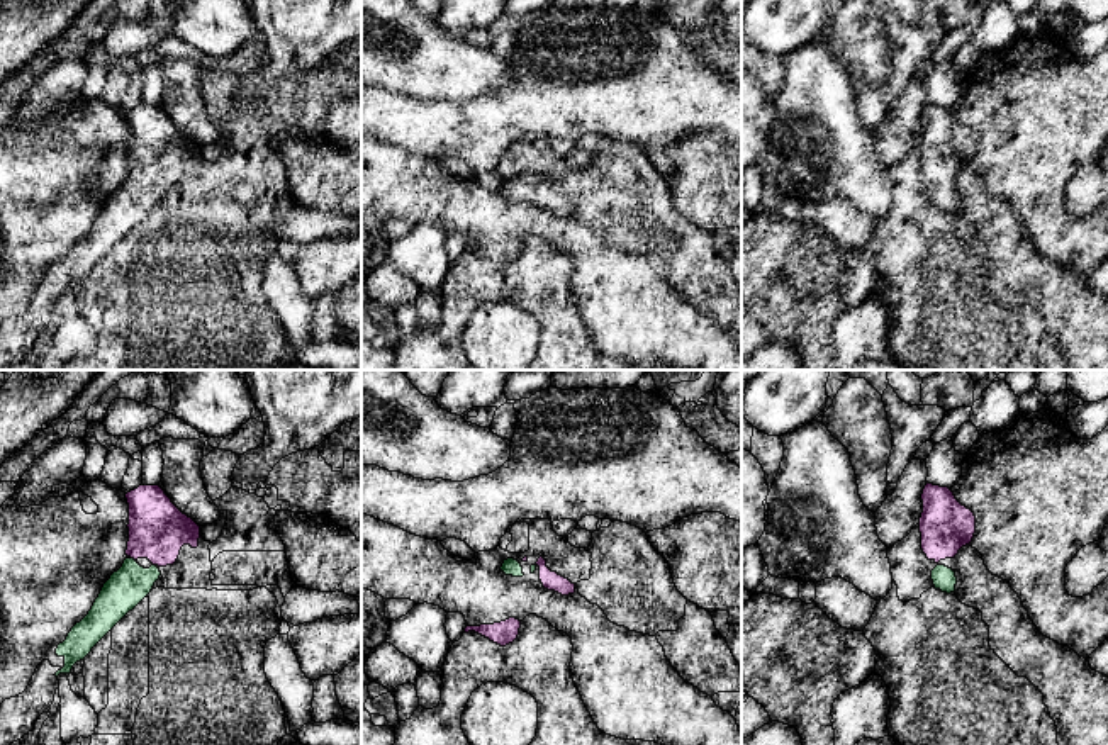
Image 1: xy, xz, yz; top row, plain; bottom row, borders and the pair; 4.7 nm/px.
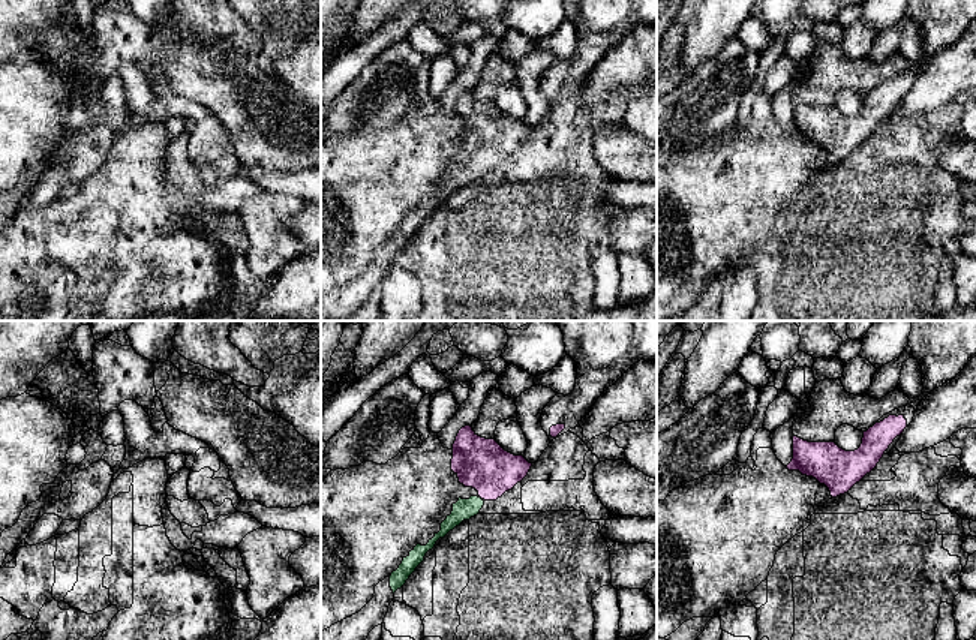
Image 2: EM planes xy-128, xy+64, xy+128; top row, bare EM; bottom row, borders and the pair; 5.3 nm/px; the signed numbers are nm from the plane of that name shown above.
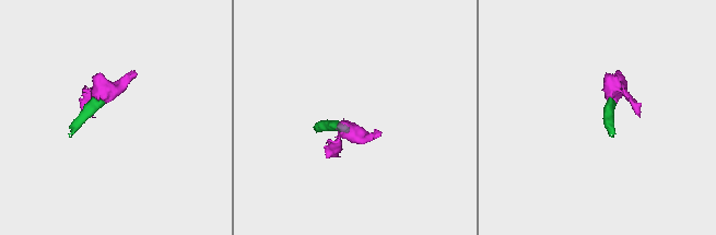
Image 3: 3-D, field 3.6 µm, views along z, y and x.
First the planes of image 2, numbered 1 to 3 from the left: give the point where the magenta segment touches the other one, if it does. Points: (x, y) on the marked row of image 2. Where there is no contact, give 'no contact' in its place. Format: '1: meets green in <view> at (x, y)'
1: no contact
2: no contact
3: no contact

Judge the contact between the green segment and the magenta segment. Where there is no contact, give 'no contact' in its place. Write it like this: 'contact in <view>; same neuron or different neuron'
contact in xy; same neuron

